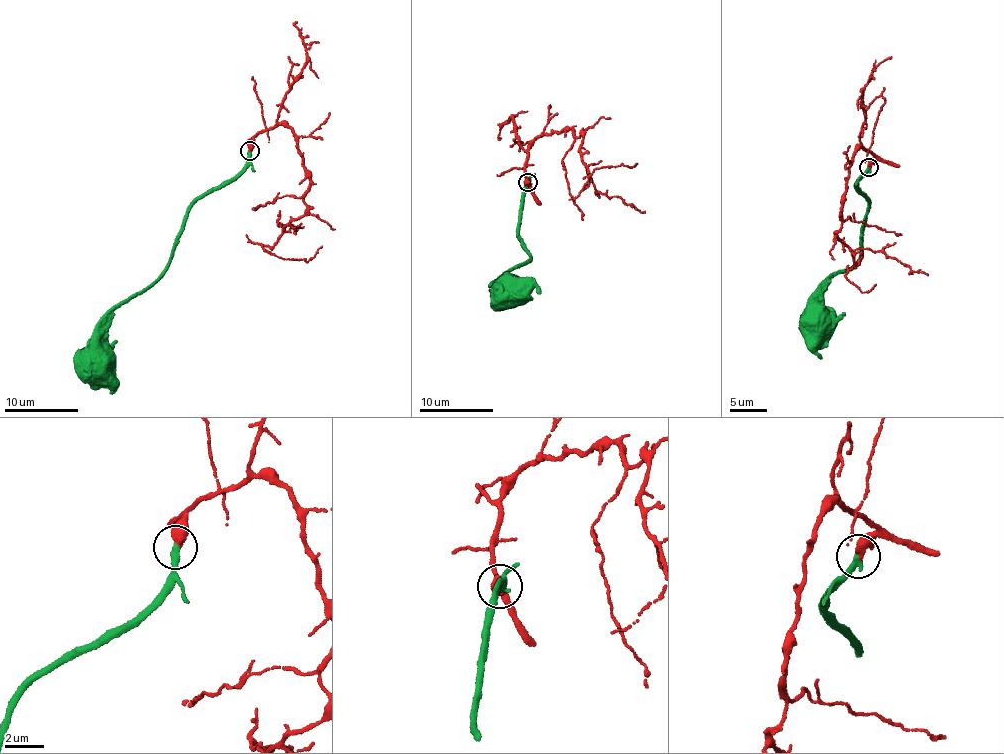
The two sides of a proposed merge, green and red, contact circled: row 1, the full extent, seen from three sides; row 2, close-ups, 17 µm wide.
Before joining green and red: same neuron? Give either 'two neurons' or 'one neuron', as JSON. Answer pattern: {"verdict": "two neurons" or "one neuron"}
{"verdict": "two neurons"}

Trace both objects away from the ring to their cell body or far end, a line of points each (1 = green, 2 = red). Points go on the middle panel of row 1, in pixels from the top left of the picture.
1: (528, 182), (516, 229), (531, 253), (526, 262), (503, 271), (500, 279), (519, 294), (511, 298)
2: (528, 182), (530, 141), (569, 128), (583, 135), (589, 180), (596, 169), (637, 163)

